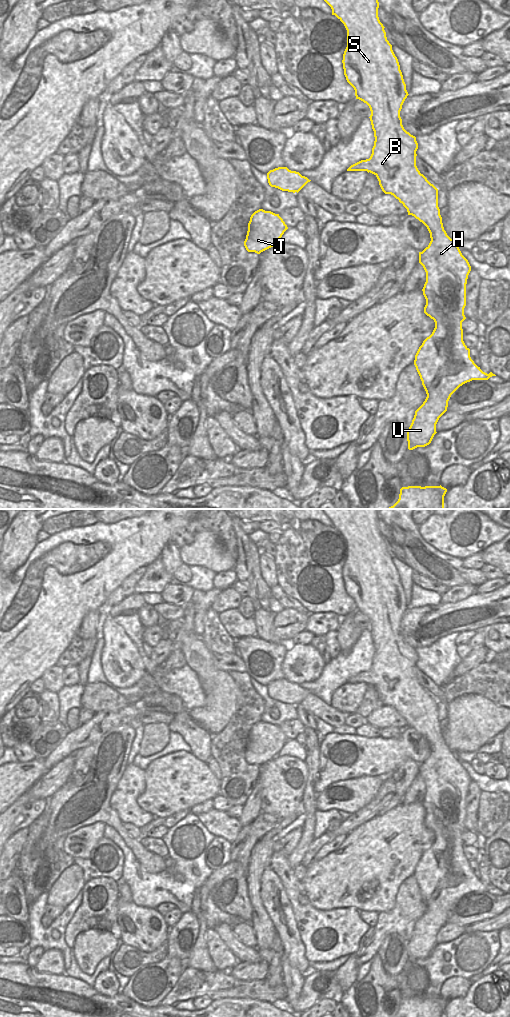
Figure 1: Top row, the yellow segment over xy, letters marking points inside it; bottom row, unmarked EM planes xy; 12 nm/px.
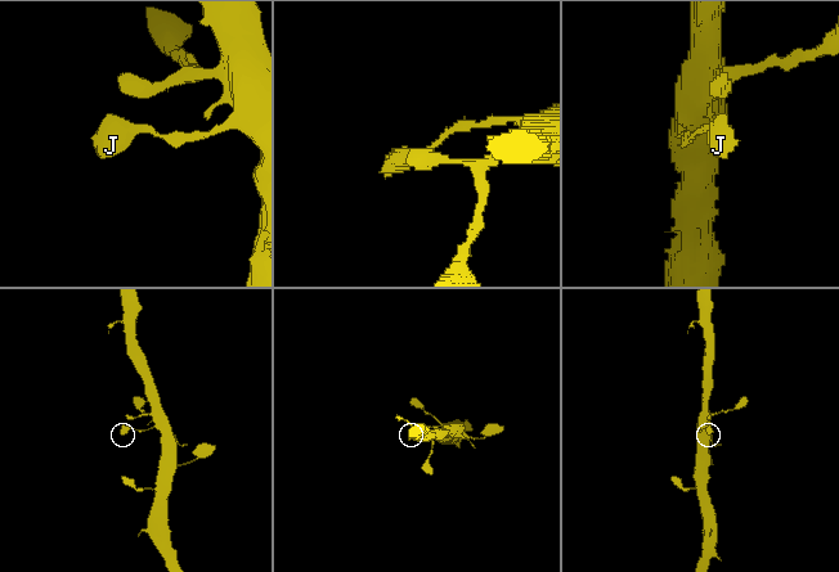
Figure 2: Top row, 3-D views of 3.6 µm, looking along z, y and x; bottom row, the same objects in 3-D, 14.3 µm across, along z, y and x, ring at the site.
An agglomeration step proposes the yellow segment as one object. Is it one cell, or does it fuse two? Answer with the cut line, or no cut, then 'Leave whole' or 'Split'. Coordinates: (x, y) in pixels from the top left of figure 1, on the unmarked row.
No split. Leave whole

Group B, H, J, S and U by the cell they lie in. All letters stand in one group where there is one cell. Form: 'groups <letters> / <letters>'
groups B H J S U

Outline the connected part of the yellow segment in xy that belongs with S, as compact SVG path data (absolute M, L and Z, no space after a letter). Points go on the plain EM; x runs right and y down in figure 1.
M322 509L347 542L347 559L343 566L343 581L347 594L354 600L356 611L366 615L371 623L374 658L369 671L351 677L347 683L367 683L374 686L382 703L391 706L407 721L408 727L422 734L430 745L429 757L419 764L419 775L426 784L422 801L426 811L424 825L435 834L432 846L419 859L414 877L427 909L415 923L407 943L408 961L429 957L436 944L439 930L447 923L451 907L472 892L488 892L496 888L483 884L470 869L463 853L462 834L466 831L466 796L471 778L462 767L456 753L444 742L438 719L438 701L420 685L416 678L416 649L407 644L400 629L402 617L409 607L397 569L386 549L378 529L378 509Z

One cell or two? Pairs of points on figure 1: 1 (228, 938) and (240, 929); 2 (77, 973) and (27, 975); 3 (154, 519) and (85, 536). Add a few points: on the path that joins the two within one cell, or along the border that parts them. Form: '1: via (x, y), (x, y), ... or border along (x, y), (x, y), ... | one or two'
1: border along (232, 926), (233, 933), (243, 943), (254, 947) | two
2: border along (65, 973), (86, 983) | two
3: via (137, 536), (102, 536) | one

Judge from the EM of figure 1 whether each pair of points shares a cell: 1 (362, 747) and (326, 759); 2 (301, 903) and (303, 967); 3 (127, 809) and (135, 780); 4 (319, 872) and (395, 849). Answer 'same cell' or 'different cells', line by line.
1: same cell
2: different cells
3: same cell
4: same cell

